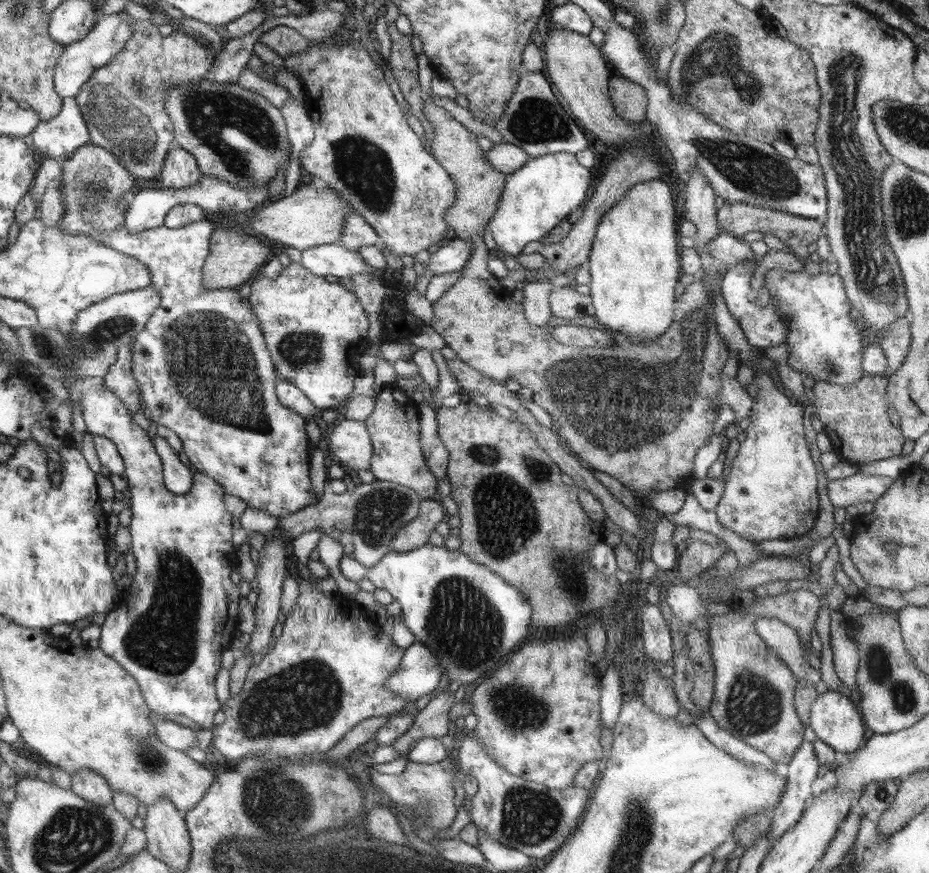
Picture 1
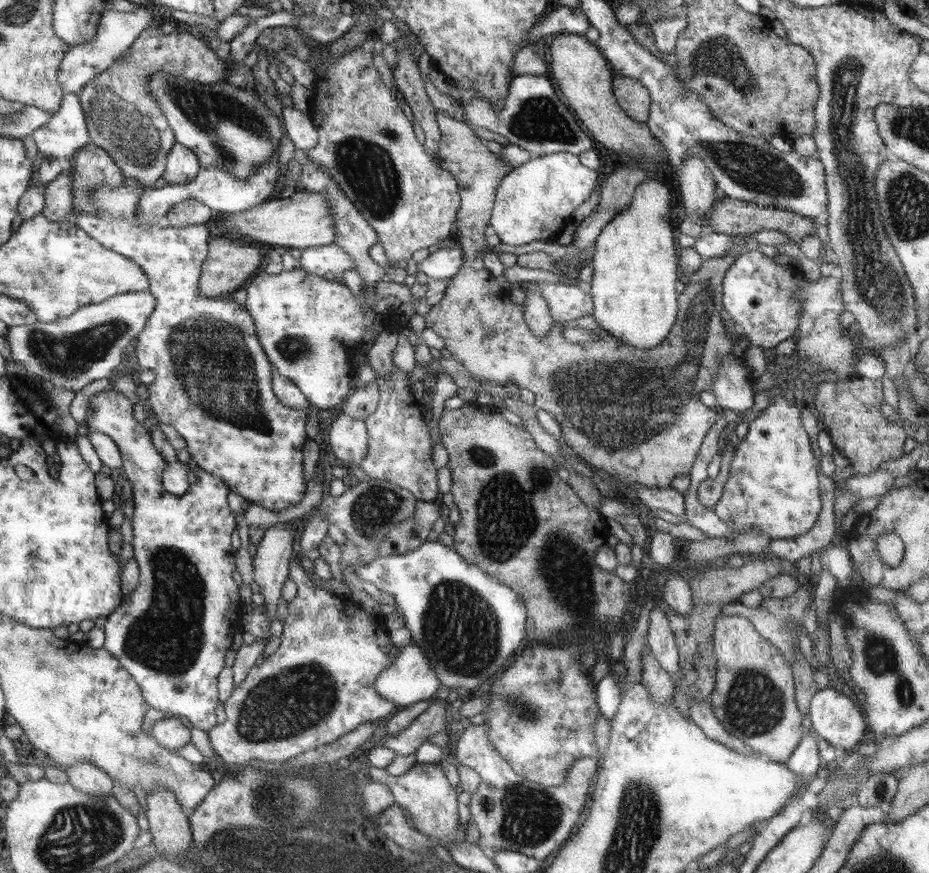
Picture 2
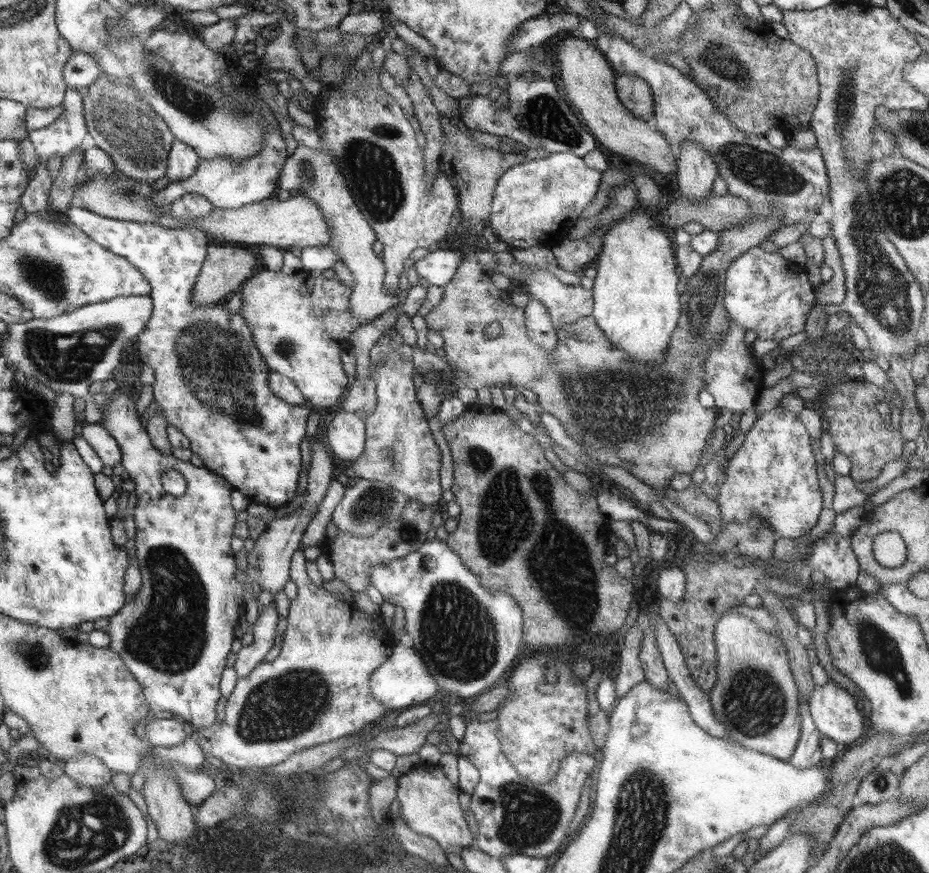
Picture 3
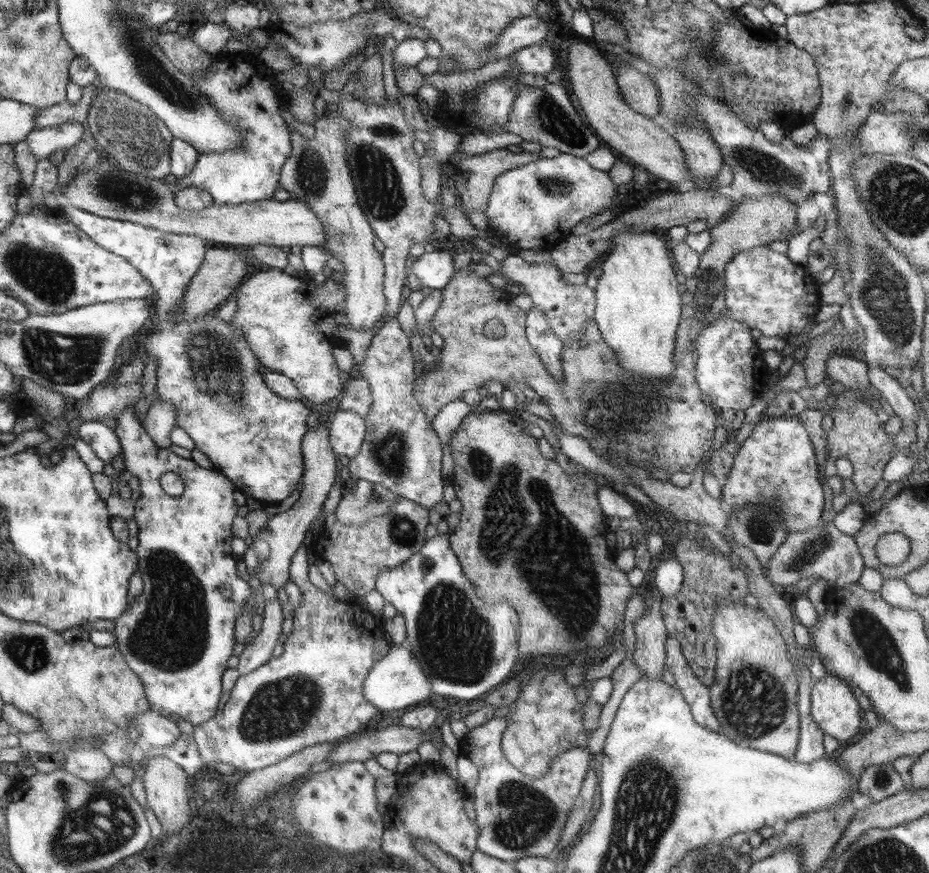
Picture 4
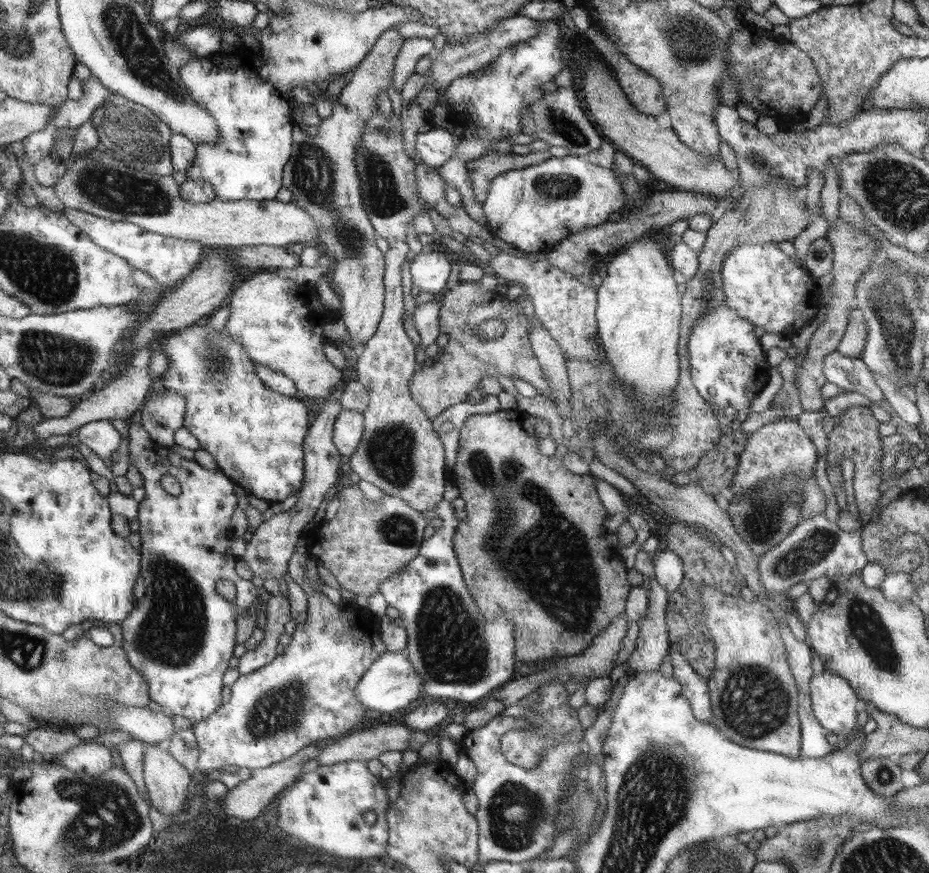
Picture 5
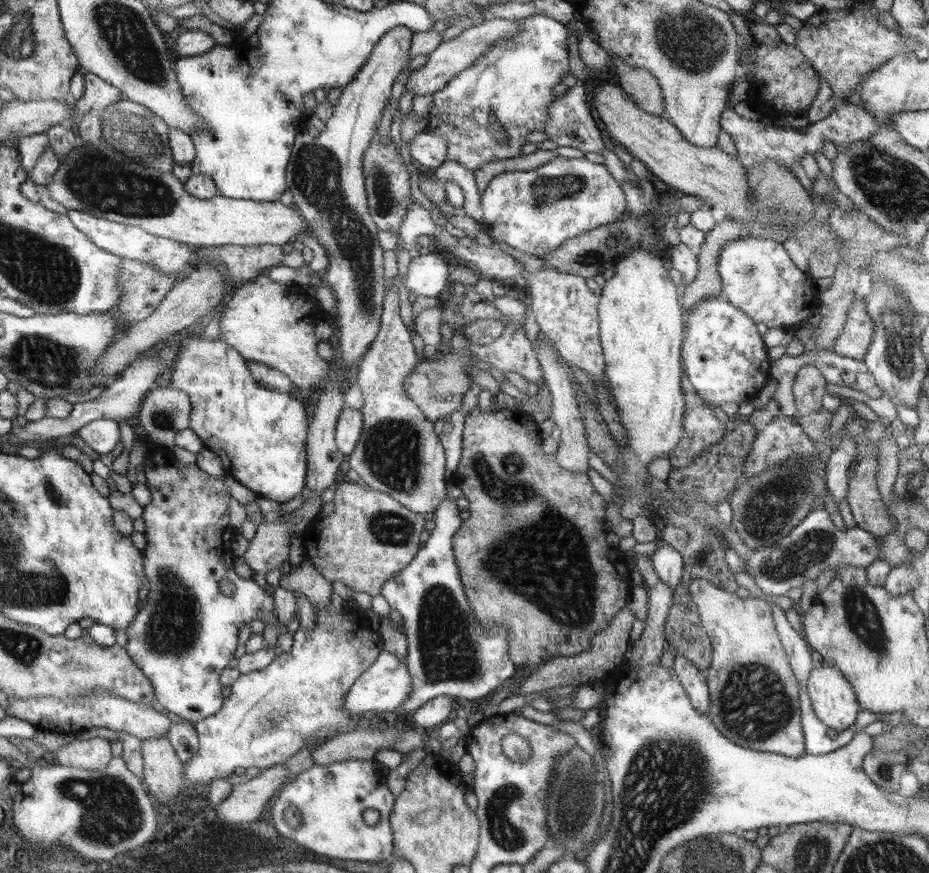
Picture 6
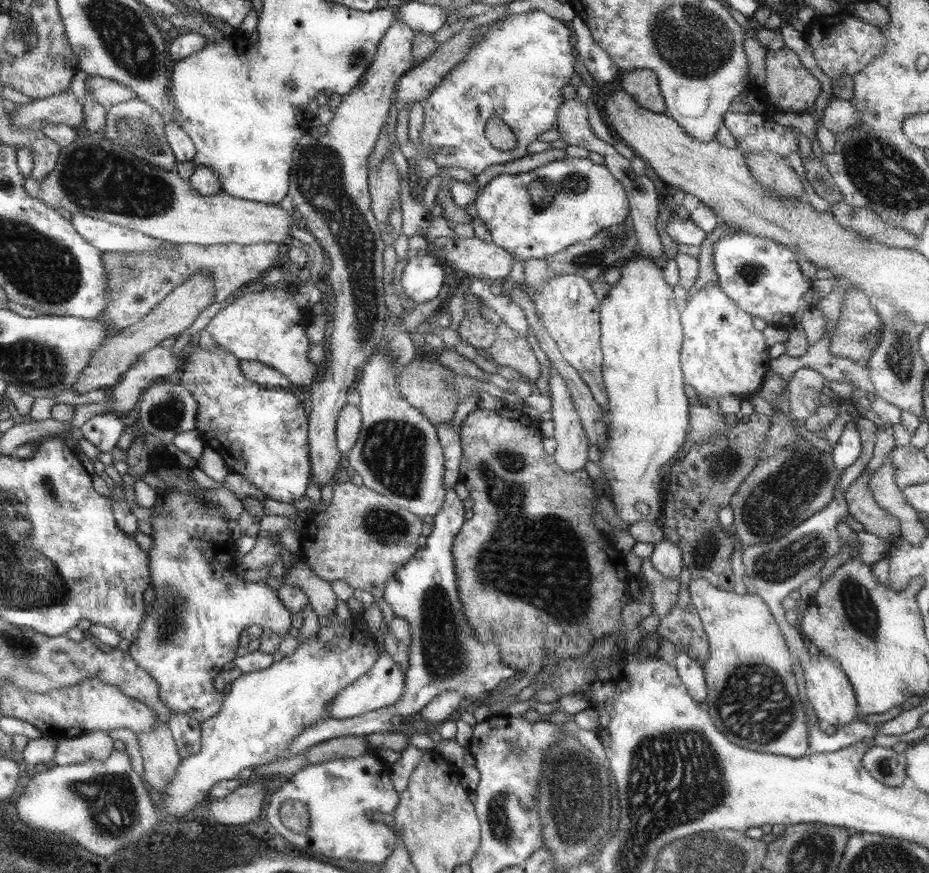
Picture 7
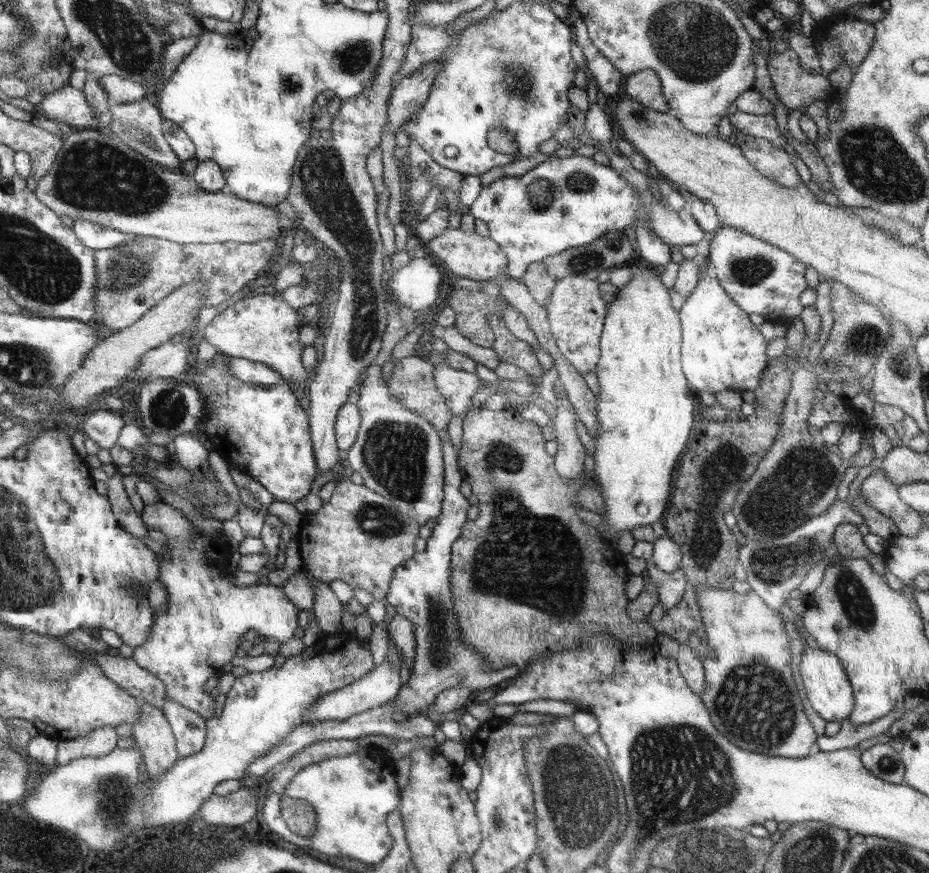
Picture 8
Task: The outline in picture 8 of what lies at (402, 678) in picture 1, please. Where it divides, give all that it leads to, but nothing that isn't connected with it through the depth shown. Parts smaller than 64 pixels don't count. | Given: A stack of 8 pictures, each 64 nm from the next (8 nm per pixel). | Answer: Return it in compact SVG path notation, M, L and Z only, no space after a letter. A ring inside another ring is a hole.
M385 659L378 666L374 666L370 672L366 673L360 680L352 682L352 684L341 688L340 690L328 693L318 701L314 701L314 705L308 709L306 715L306 723L320 720L346 720L355 714L379 707L386 702L395 700L400 695L402 678L399 669L394 666L388 659Z

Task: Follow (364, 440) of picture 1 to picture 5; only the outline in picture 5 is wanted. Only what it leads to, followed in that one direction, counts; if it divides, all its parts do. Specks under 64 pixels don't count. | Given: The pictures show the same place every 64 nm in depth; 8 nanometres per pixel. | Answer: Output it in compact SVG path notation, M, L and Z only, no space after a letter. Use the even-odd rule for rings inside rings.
M342 409L334 422L333 440L341 453L350 456L357 452L360 438L365 434L364 414L354 410Z

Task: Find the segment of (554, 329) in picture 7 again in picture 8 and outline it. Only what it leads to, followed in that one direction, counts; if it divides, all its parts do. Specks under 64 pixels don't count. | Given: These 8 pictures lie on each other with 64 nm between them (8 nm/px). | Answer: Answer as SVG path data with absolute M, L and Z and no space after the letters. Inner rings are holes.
M569 275L566 278L560 278L560 280L556 279L556 282L556 287L550 292L548 304L544 304L544 309L548 313L550 332L564 358L584 377L588 388L595 395L598 395L600 384L598 384L596 365L598 365L598 359L600 359L599 344L604 318L606 318L606 312L608 312L608 302L602 299L602 294L600 294L601 284L598 279Z

